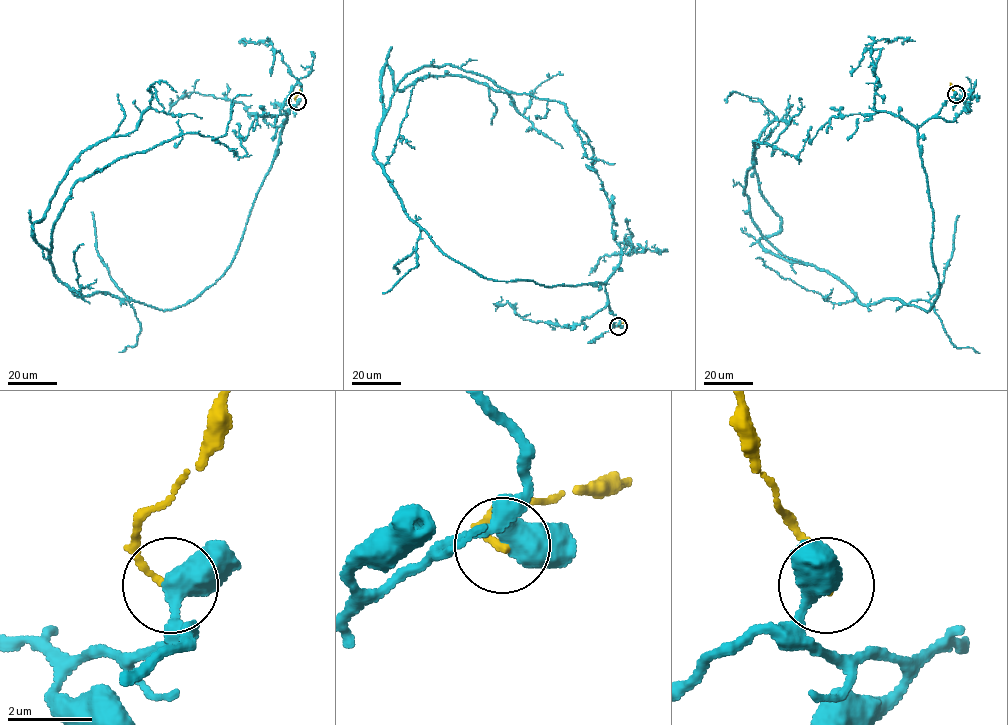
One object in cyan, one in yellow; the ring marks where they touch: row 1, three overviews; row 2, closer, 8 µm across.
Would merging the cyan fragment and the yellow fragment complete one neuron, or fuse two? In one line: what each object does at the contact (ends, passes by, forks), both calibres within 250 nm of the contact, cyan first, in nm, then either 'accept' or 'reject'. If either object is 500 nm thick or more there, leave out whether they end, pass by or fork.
cyan passes by; yellow ends; calibres 440 and 160 nm; reject

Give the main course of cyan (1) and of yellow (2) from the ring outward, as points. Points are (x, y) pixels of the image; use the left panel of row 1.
1: (297, 101), (199, 294), (158, 310), (55, 277), (77, 181), (183, 134), (243, 157), (236, 124)
2: (297, 101), (300, 89)

